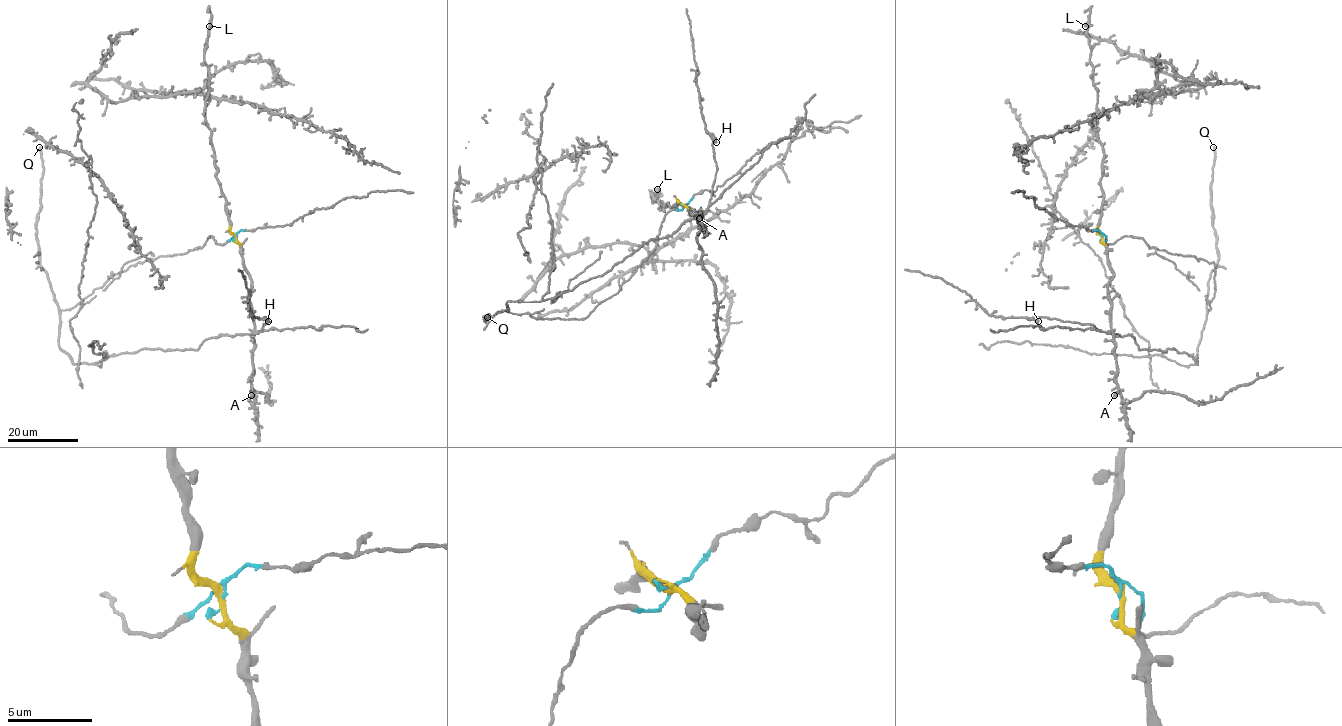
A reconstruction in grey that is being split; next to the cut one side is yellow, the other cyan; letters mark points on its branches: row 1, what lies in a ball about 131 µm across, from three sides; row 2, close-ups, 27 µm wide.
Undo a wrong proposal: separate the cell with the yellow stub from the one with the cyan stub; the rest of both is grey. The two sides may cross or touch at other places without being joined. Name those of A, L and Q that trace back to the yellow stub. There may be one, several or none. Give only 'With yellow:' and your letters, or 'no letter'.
With yellow: A, L

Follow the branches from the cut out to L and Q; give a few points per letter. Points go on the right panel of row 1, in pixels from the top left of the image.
L: (1101, 234), (1098, 221), (1103, 196), (1100, 182), (1103, 148), (1095, 126), (1097, 89), (1087, 22), (1085, 26)
Q: (1101, 234), (1106, 244), (1141, 238), (1150, 247), (1214, 263), (1209, 310), (1208, 282), (1218, 259), (1213, 146)

